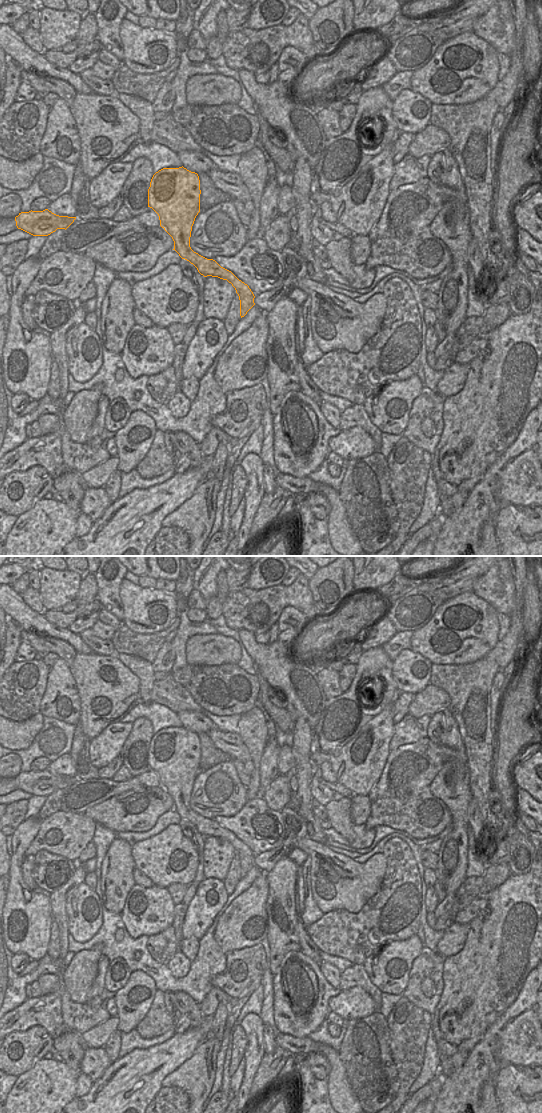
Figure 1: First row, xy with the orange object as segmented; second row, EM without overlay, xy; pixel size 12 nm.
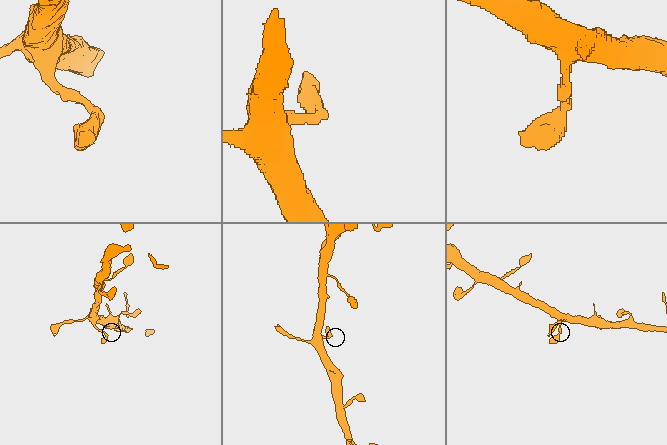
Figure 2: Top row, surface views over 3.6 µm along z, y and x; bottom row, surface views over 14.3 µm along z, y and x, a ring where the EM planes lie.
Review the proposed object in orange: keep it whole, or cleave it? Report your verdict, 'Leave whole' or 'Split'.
Leave whole

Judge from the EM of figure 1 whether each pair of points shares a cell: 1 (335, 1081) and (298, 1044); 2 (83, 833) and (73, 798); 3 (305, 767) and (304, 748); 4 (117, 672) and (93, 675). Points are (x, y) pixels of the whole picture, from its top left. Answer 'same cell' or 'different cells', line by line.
1: same cell
2: different cells
3: same cell
4: same cell

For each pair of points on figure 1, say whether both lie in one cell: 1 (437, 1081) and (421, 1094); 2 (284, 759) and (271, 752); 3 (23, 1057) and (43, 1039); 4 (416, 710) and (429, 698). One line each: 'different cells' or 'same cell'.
1: same cell
2: different cells
3: same cell
4: same cell

